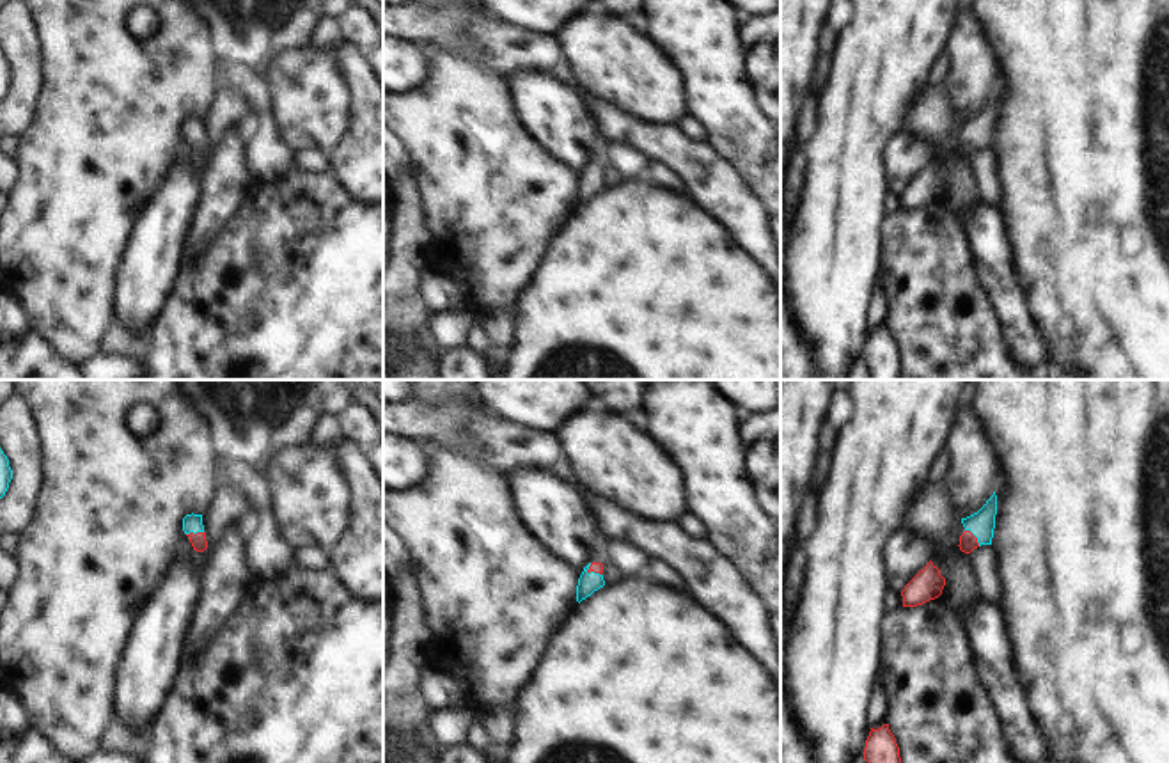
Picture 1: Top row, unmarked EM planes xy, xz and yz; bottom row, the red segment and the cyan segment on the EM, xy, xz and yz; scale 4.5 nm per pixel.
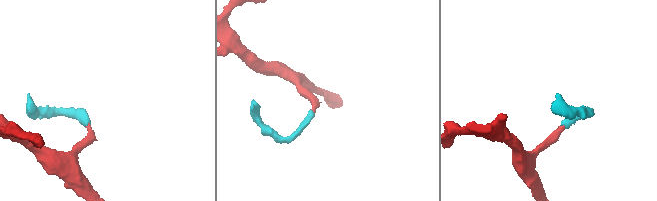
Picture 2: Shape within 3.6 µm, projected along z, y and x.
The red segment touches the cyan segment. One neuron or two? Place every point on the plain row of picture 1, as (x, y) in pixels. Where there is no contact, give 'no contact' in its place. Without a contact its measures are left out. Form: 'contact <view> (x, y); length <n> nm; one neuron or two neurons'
contact yz (974, 139); length 100 nm; one neuron

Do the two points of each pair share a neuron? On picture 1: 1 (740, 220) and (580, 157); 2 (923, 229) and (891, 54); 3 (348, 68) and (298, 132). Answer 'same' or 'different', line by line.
1: different
2: different
3: different

